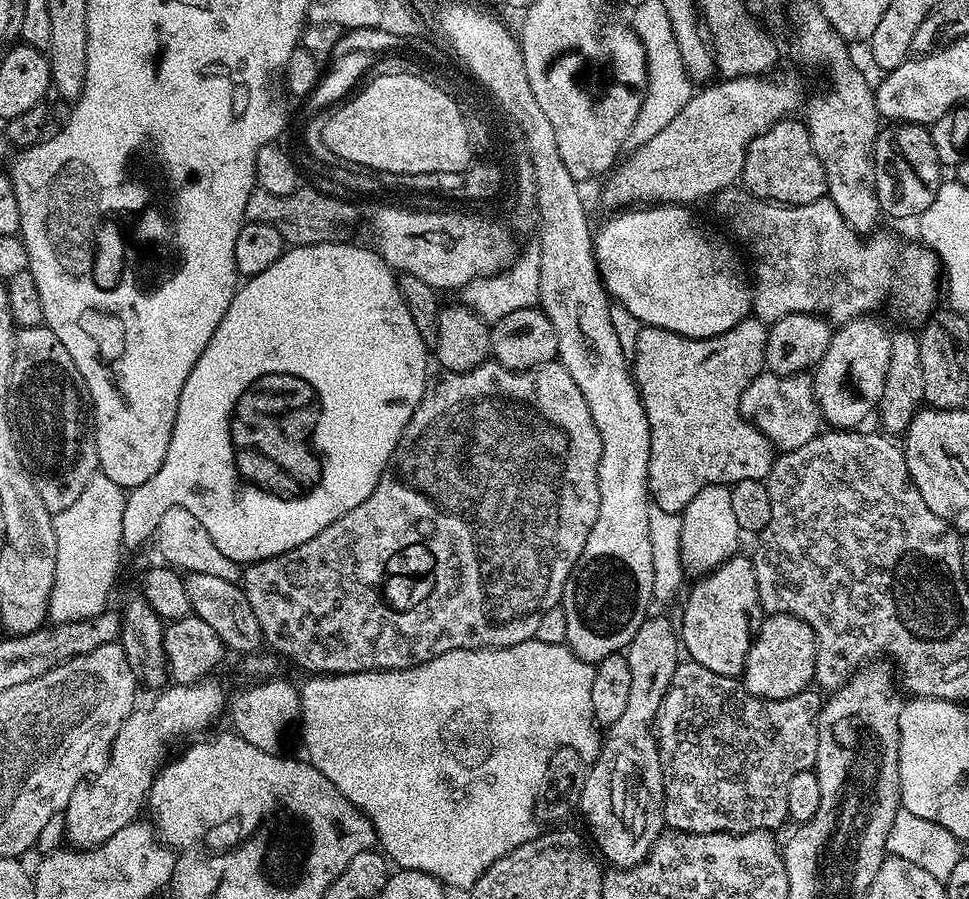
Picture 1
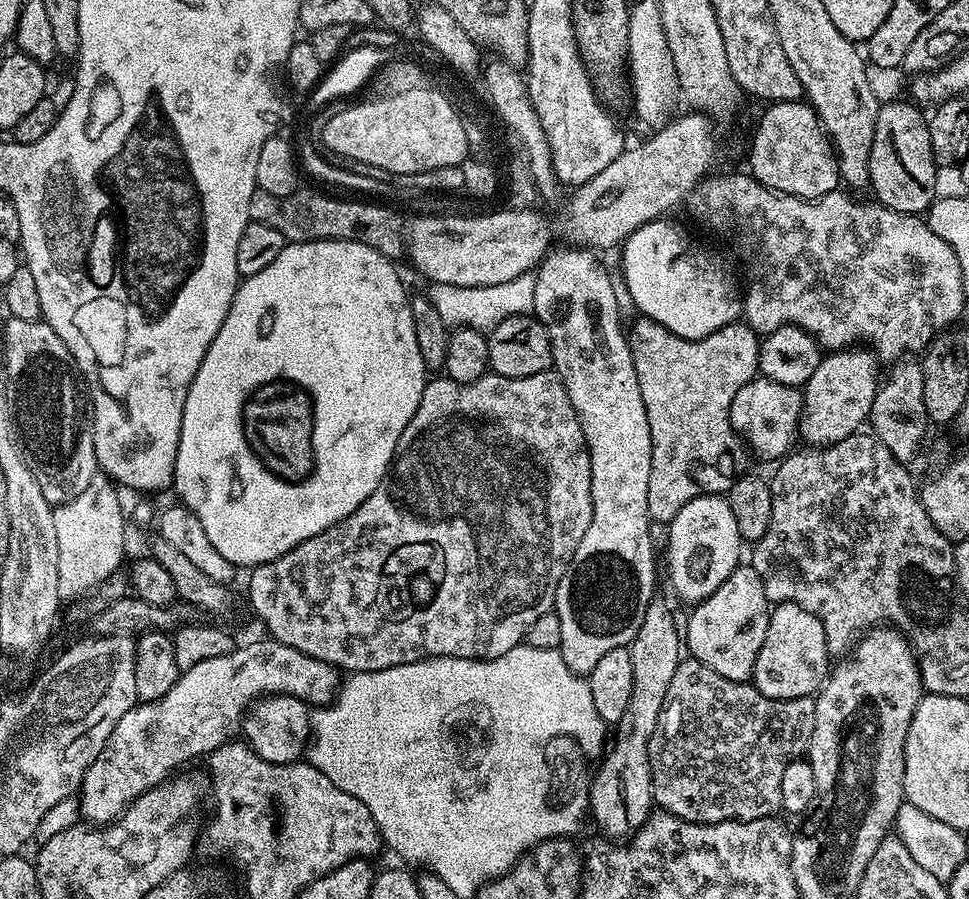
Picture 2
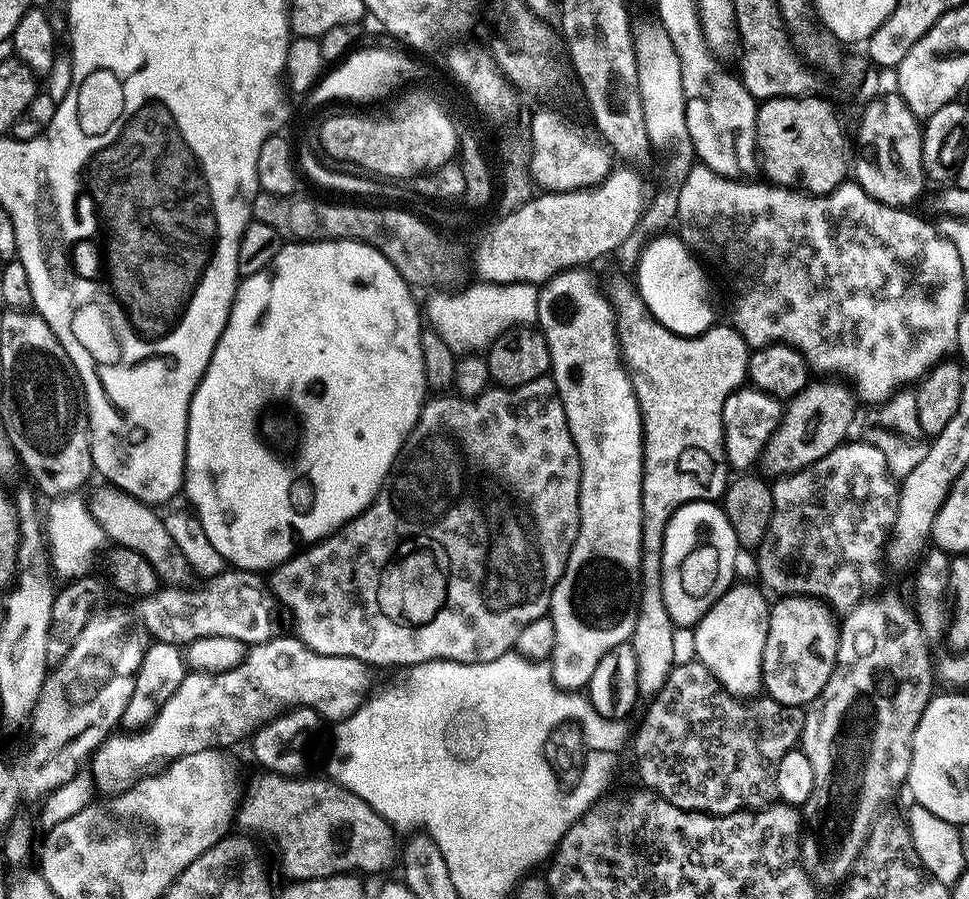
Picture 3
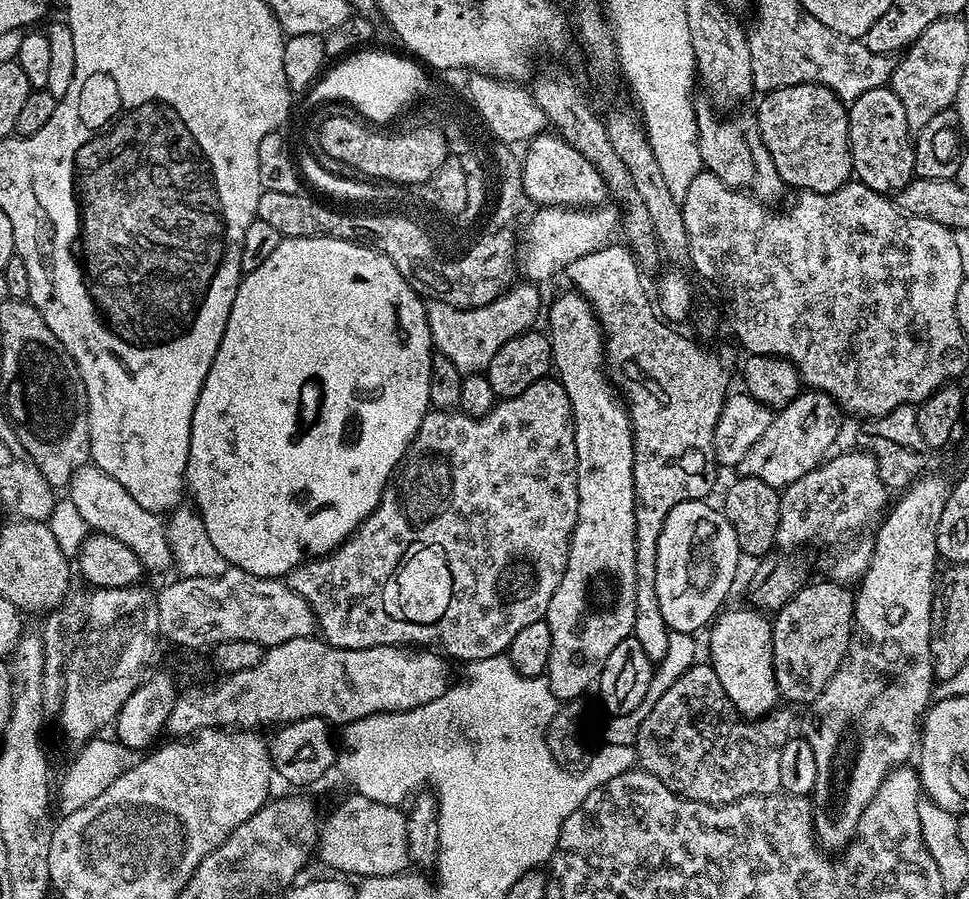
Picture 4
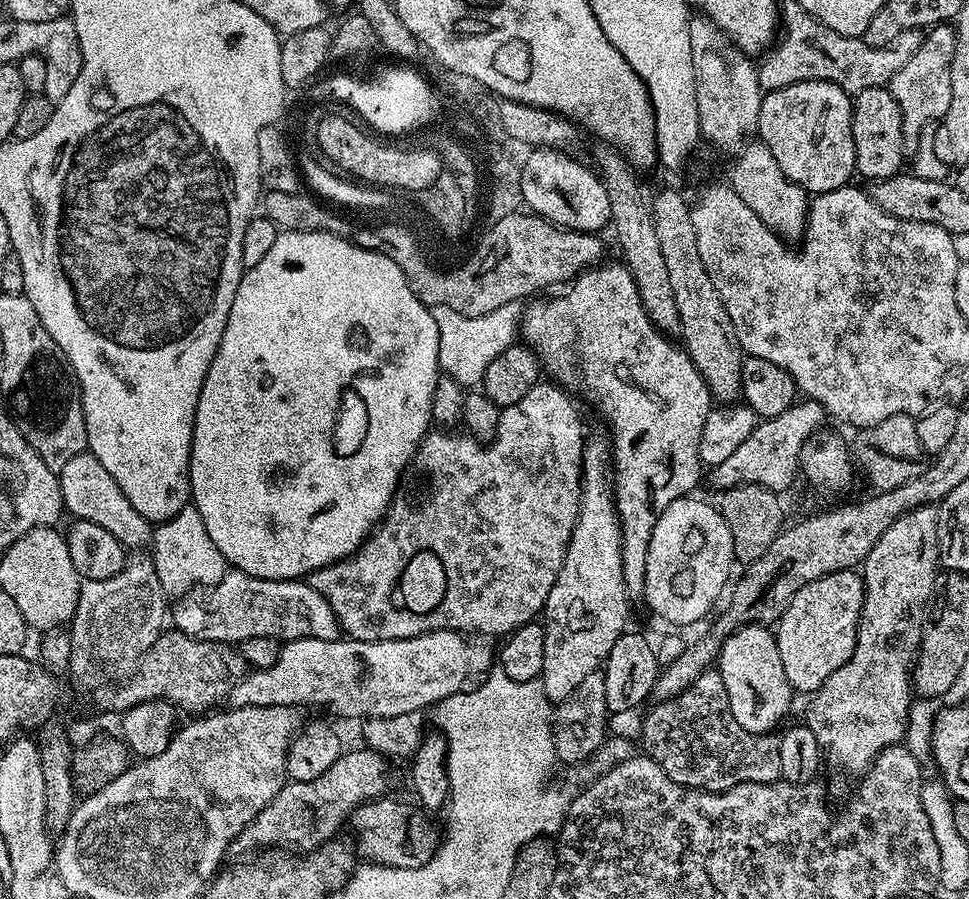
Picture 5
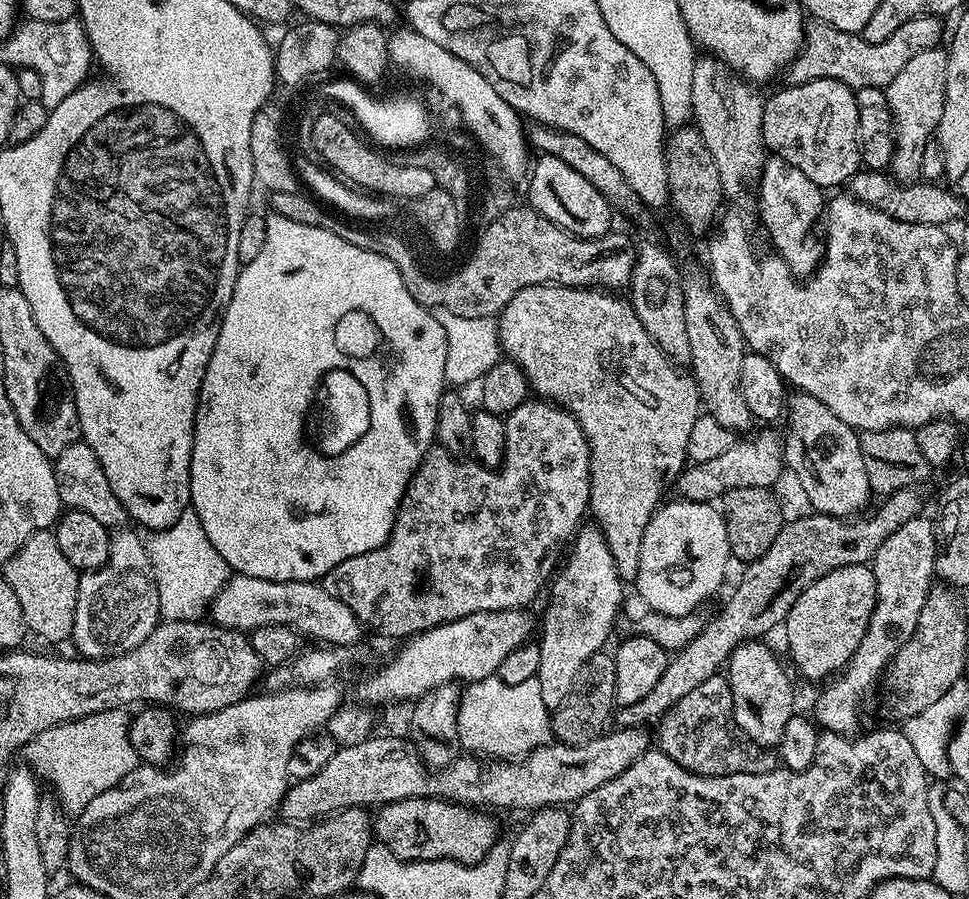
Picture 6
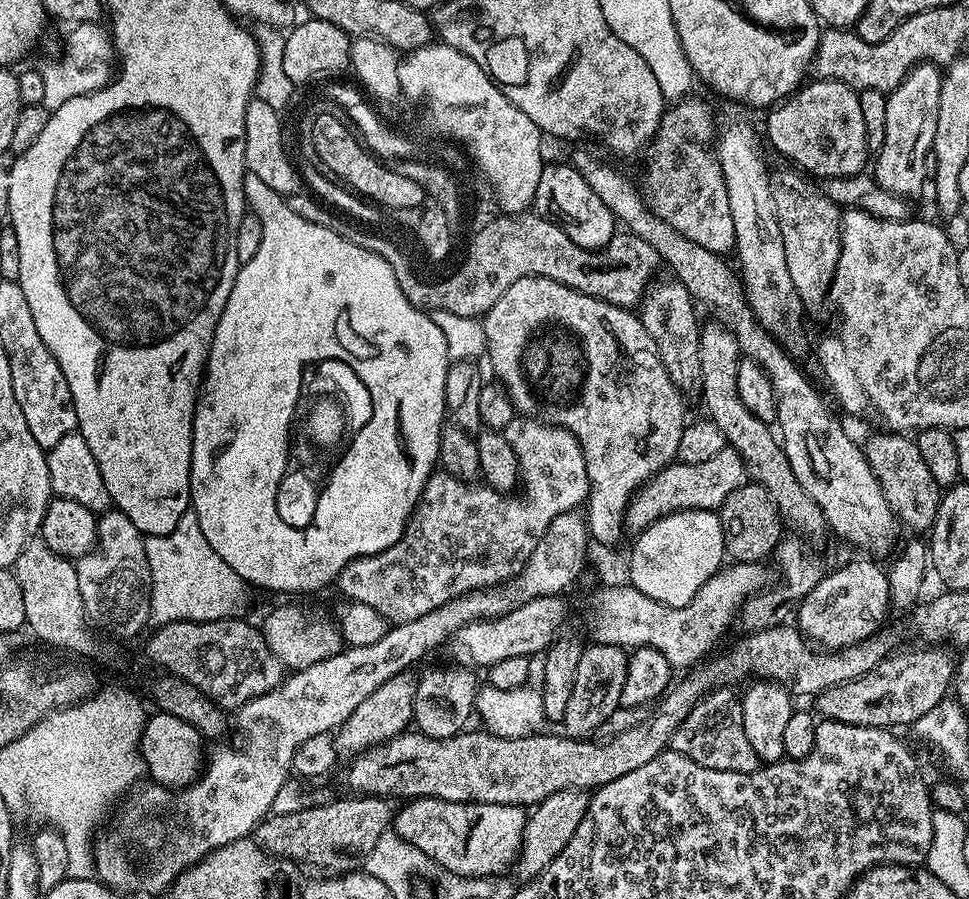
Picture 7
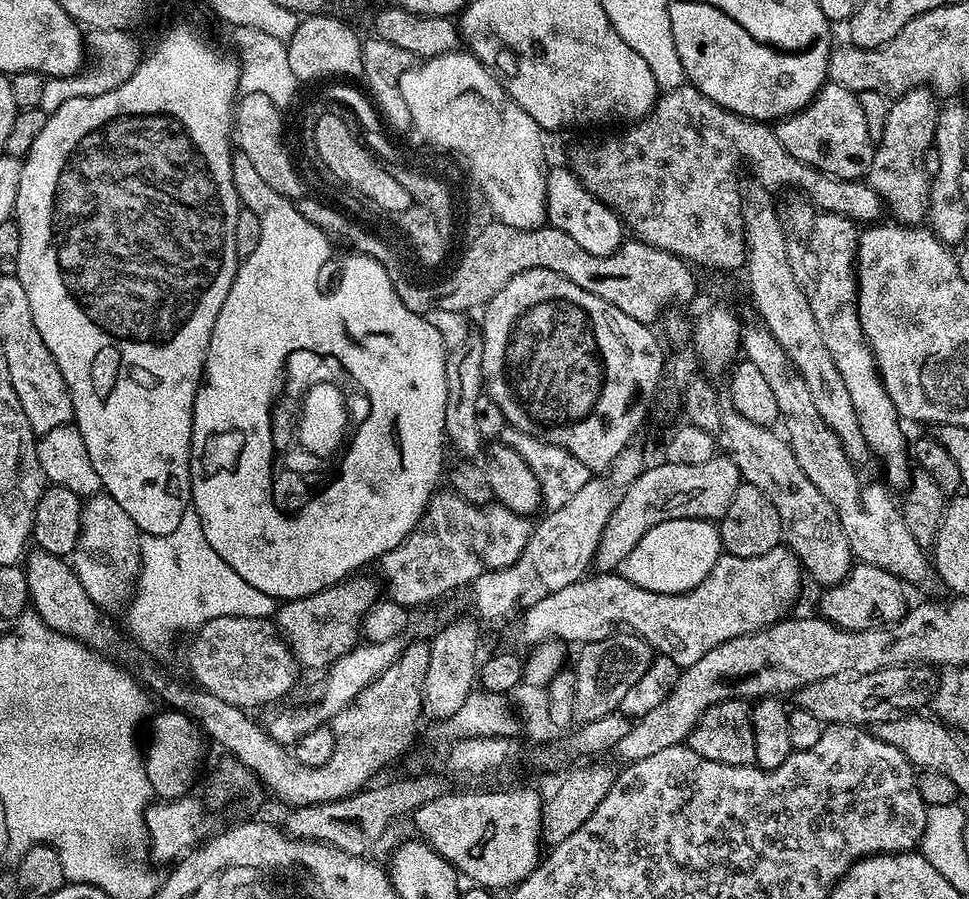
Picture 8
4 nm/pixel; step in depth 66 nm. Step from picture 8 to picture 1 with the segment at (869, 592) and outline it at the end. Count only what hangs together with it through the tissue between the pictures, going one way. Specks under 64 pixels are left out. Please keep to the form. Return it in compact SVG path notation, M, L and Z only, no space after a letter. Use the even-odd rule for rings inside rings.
M785 612L765 615L752 637L742 683L749 692L764 700L790 698L805 691L813 683L816 649L816 632L805 620Z

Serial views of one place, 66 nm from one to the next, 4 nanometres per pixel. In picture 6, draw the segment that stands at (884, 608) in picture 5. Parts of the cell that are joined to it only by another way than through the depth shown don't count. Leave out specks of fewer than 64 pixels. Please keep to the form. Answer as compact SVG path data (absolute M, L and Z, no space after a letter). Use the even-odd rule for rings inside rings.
M921 514L910 518L910 522L902 522L902 526L898 526L898 530L894 530L894 534L890 534L882 546L878 546L870 561L876 583L874 614L852 661L816 700L814 720L821 729L845 734L861 731L860 692L868 692L875 684L877 687L881 683L888 661L894 658L894 654L898 654L898 650L912 637L918 626L922 606L934 587L936 576L936 530L933 521L926 517Z

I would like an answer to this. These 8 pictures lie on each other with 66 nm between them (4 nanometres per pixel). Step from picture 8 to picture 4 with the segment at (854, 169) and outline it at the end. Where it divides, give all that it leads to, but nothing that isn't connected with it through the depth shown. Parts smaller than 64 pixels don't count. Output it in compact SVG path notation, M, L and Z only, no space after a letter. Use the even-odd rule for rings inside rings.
M821 84L786 86L782 90L765 92L759 99L760 105L755 105L754 111L760 137L766 150L770 150L770 158L774 158L774 166L778 166L778 174L789 189L796 188L800 192L833 192L849 183L853 170L845 101Z

